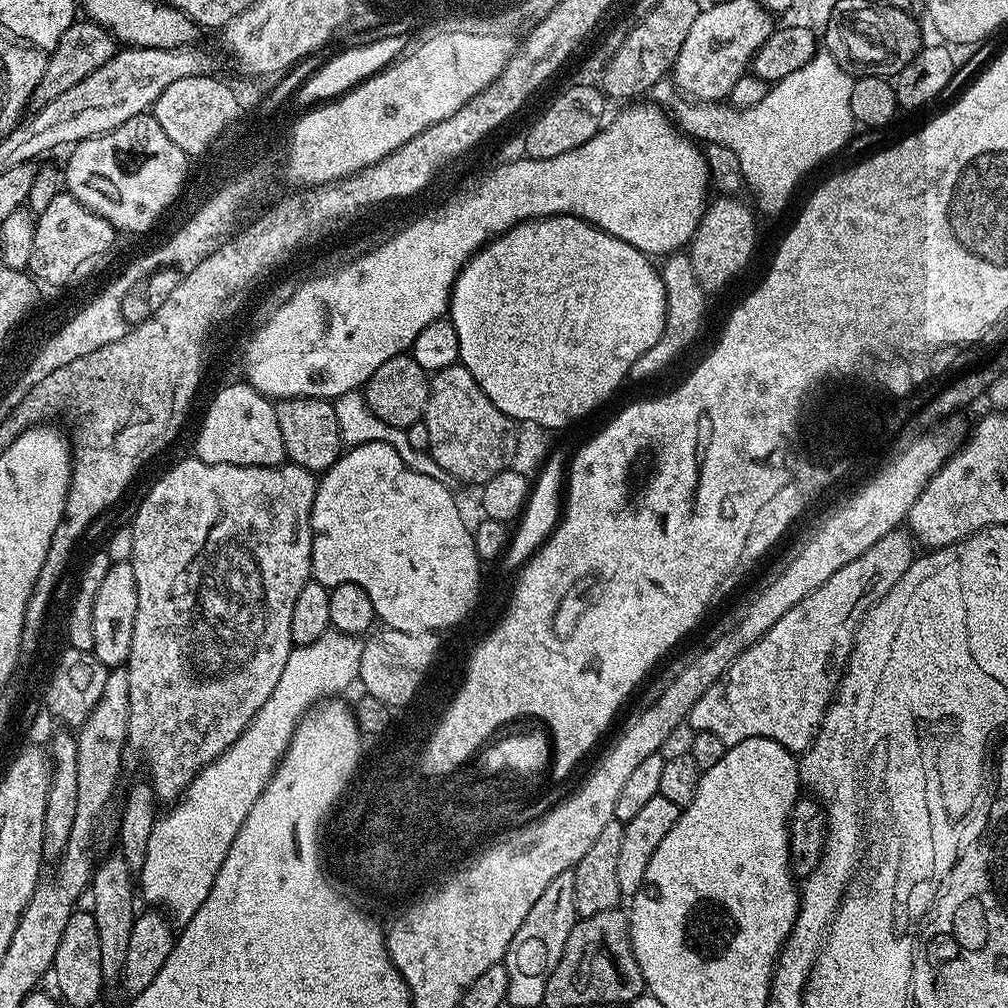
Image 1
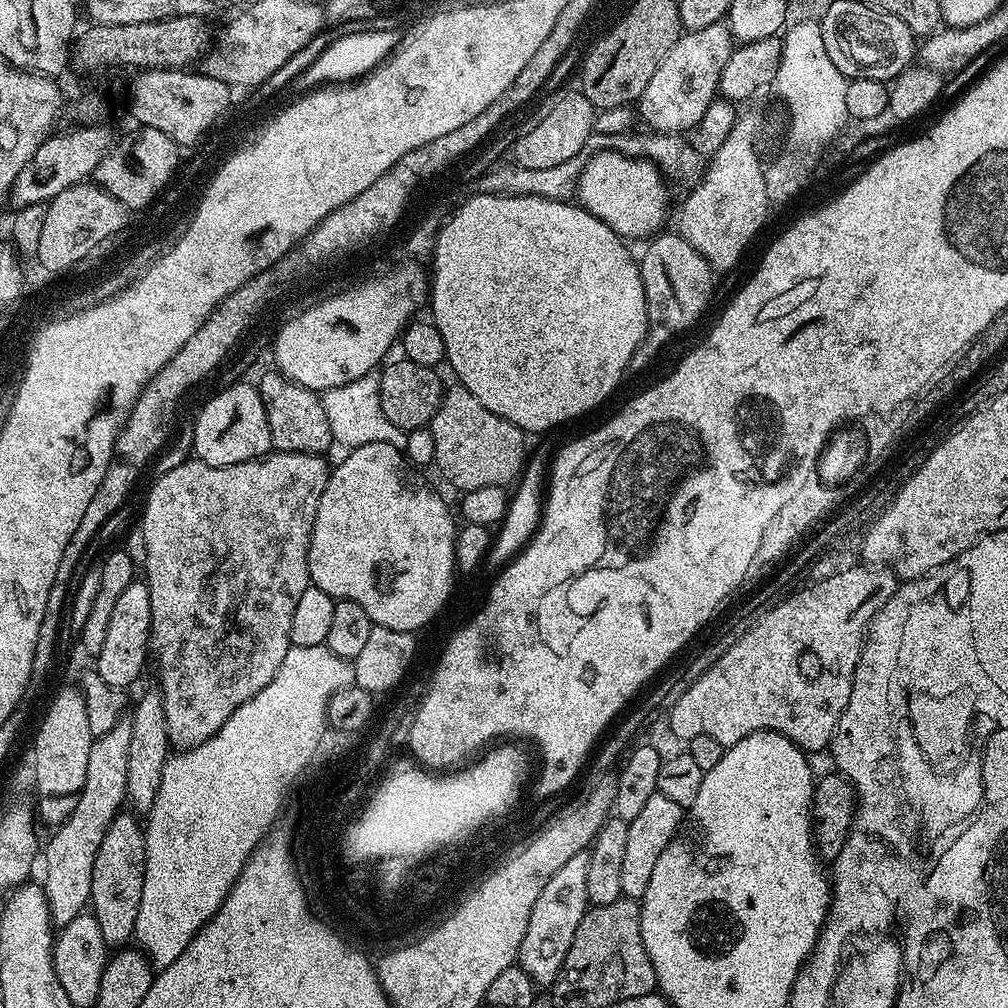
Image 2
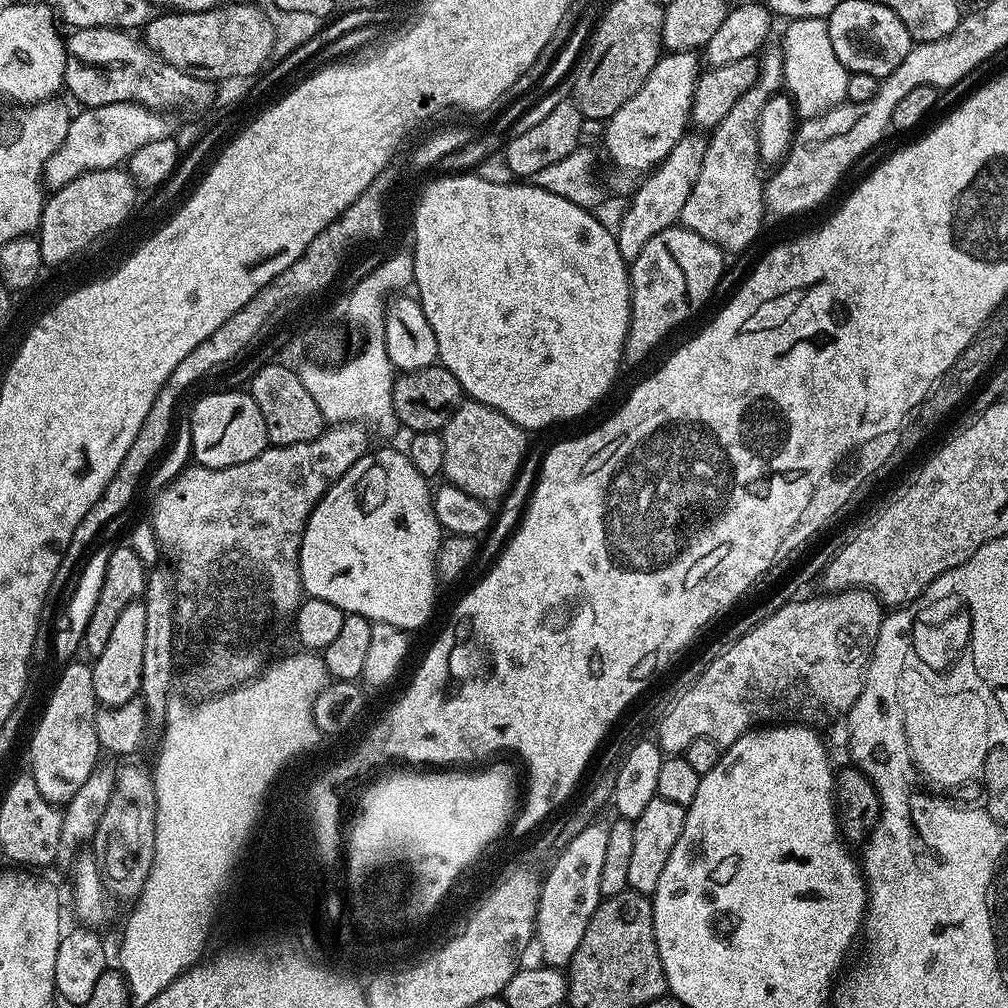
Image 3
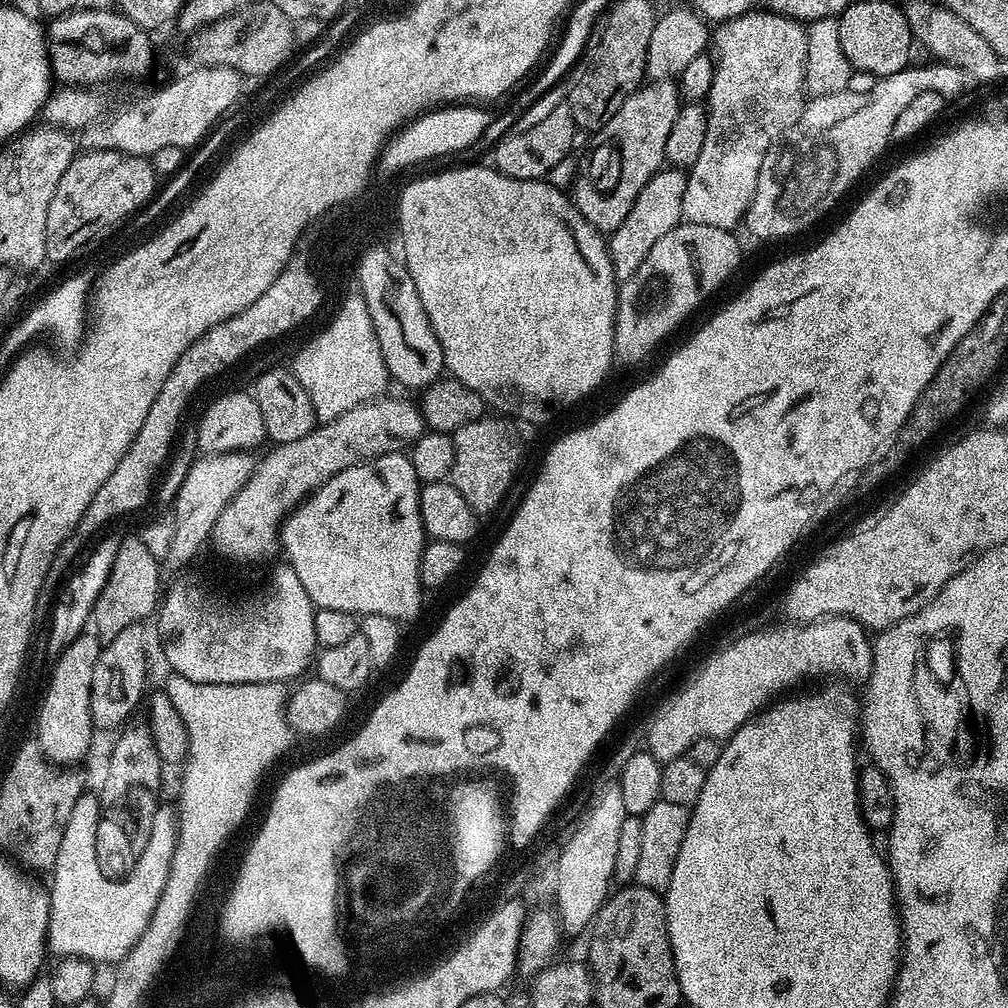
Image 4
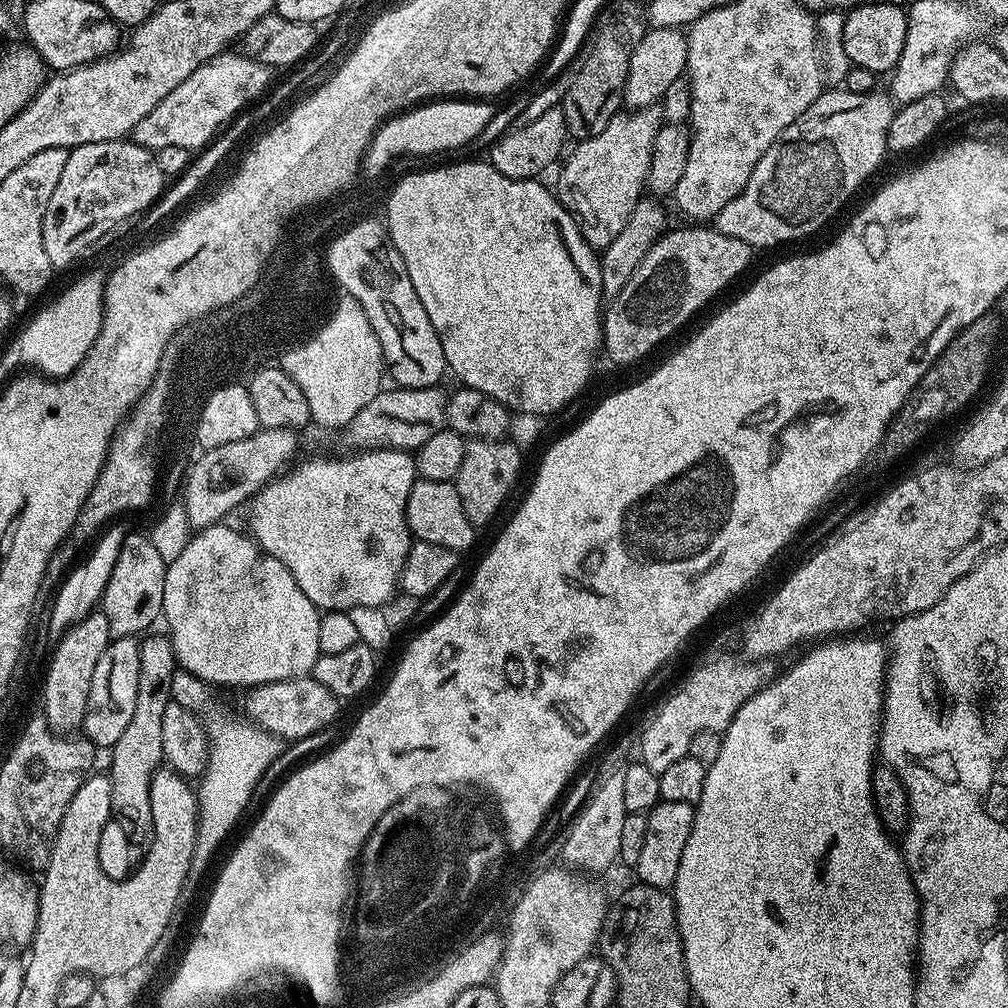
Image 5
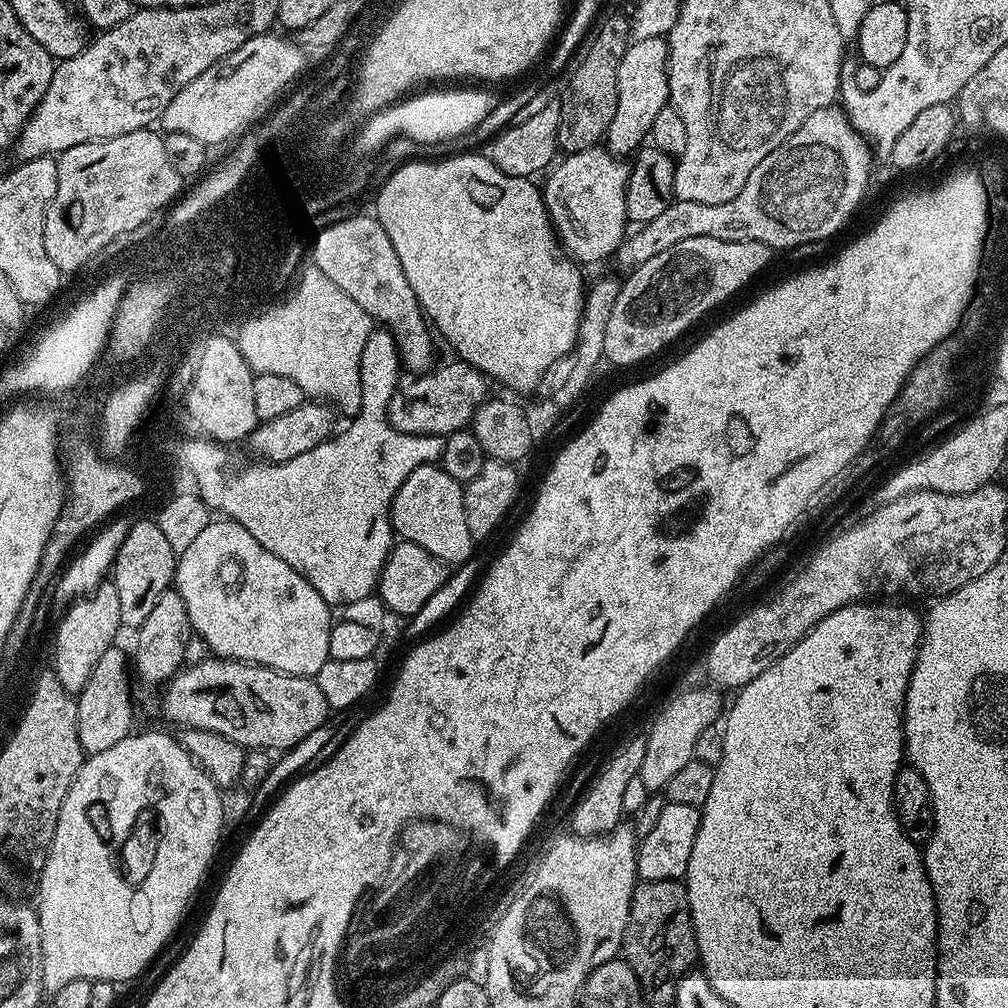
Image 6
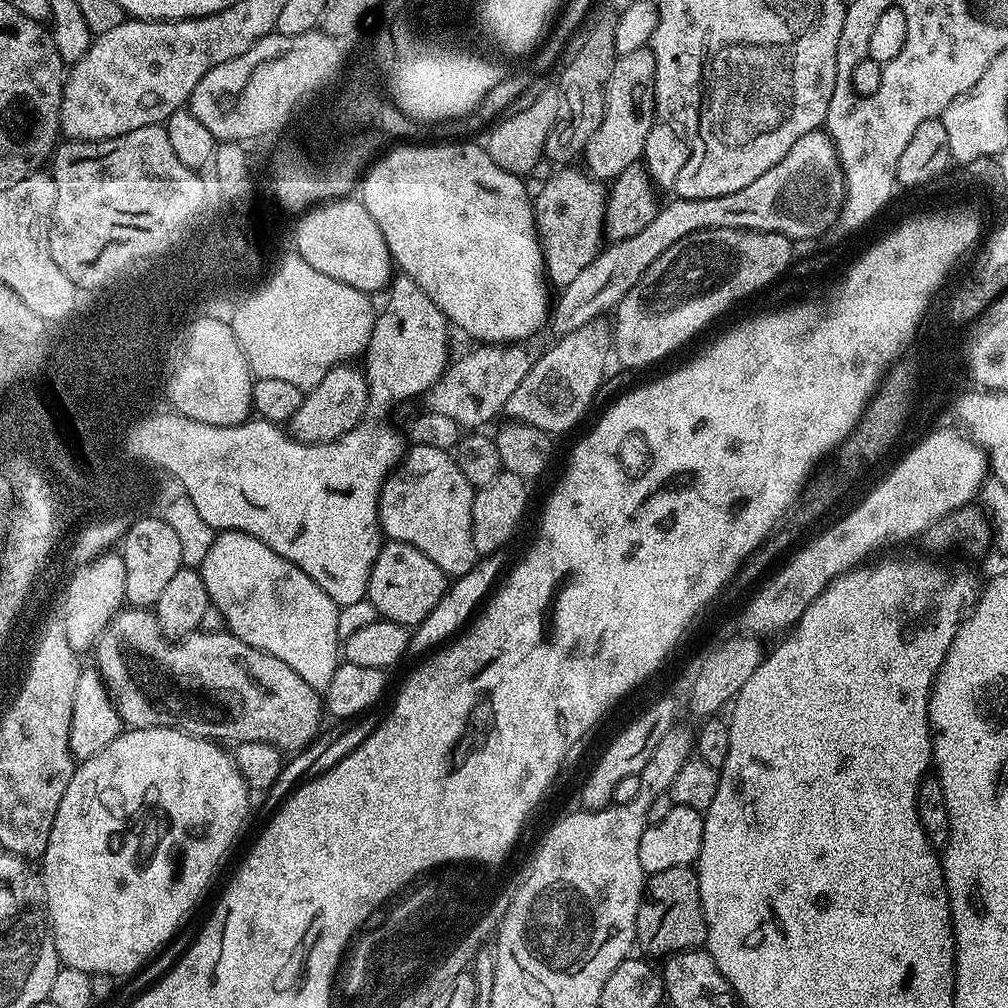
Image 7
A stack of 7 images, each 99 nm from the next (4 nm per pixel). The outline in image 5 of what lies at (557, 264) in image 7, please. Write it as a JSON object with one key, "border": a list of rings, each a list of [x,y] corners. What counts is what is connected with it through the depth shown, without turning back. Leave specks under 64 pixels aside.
{"border":[[[655,107],[621,110],[614,118],[610,118],[610,122],[606,122],[606,130],[602,130],[602,134],[579,141],[575,145],[576,149],[572,153],[571,151],[567,153],[568,161],[566,161],[566,156],[563,161],[564,169],[561,170],[560,177],[556,180],[554,192],[561,205],[579,221],[578,230],[584,235],[587,247],[593,250],[606,249],[626,226],[637,200],[645,191],[654,138],[661,123],[661,113]]]}

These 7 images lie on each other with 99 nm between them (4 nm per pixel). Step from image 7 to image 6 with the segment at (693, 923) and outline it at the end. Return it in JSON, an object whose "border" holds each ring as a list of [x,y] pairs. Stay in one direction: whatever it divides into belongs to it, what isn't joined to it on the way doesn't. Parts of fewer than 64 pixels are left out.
{"border":[[[645,880],[637,883],[628,925],[624,931],[622,958],[634,970],[641,993],[656,1004],[671,1005],[676,998],[676,983],[697,963],[696,931],[692,925],[688,891],[678,880]]]}

